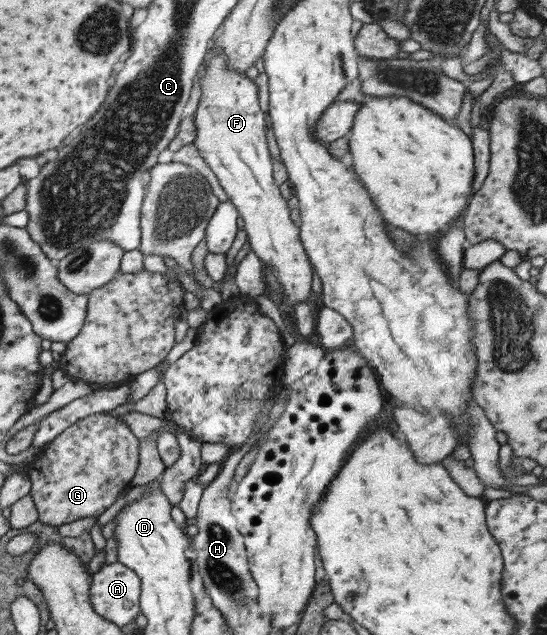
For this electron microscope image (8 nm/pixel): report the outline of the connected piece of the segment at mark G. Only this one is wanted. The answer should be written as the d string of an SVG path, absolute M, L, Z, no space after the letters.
M101 412L86 416L61 432L50 442L49 447L37 453L33 463L25 470L26 476L32 482L30 495L38 510L38 519L57 527L82 518L97 517L105 512L116 501L119 493L132 485L132 478L141 462L139 443L140 440L120 416L103 415Z

